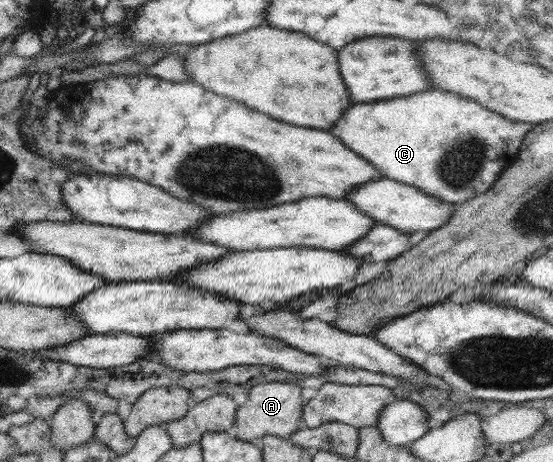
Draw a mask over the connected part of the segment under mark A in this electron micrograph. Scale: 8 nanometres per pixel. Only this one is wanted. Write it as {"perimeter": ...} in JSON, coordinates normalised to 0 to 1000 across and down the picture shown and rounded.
{"perimeter":[[[490,825],[479,833],[458,835],[450,861],[429,885],[423,918],[429,931],[427,946],[450,957],[463,957],[479,942],[523,950],[546,920],[544,853],[546,844],[541,838],[512,827]]]}

